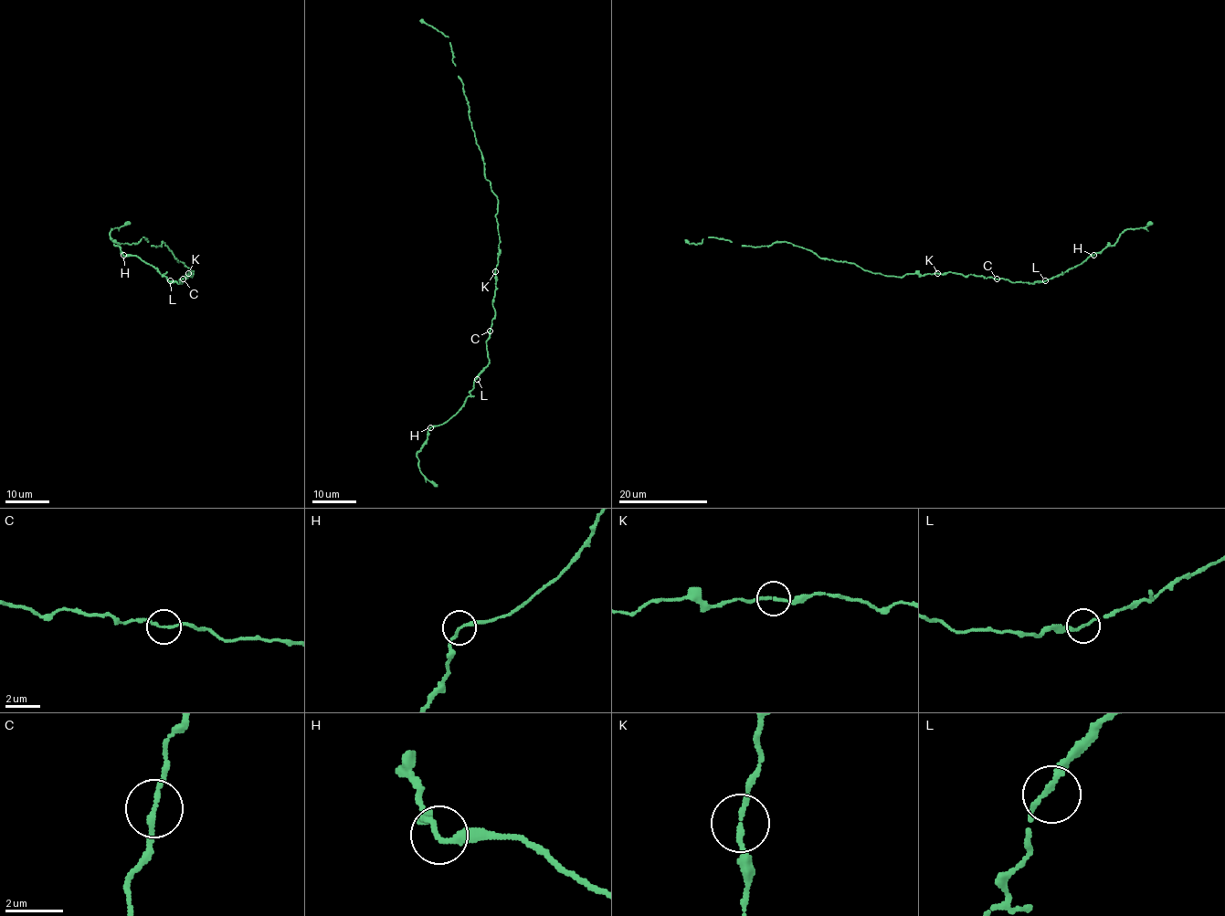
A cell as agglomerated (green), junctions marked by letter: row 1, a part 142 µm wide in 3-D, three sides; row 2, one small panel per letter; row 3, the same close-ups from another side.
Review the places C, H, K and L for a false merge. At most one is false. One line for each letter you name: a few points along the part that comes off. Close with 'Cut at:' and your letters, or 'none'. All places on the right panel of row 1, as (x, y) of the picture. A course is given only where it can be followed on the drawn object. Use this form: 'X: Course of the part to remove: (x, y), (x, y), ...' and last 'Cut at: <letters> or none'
Cut at: none

